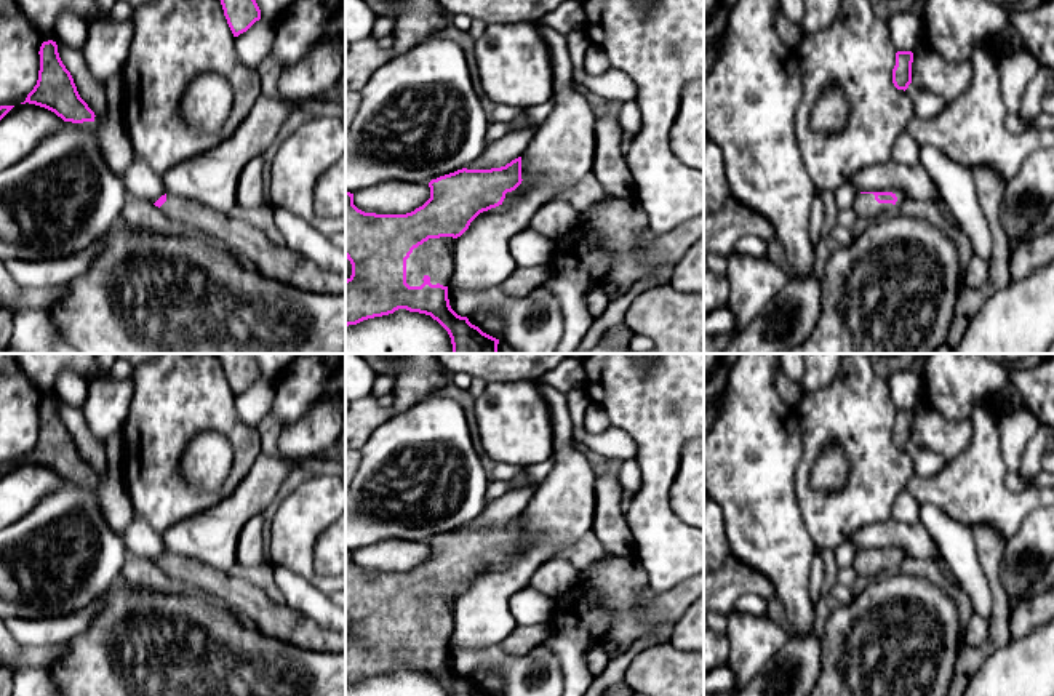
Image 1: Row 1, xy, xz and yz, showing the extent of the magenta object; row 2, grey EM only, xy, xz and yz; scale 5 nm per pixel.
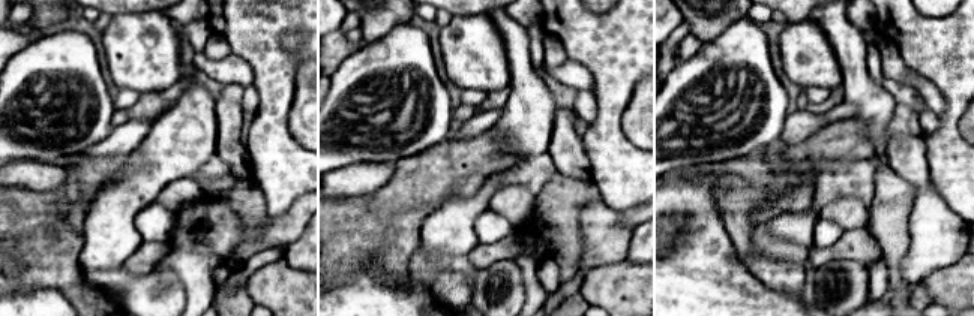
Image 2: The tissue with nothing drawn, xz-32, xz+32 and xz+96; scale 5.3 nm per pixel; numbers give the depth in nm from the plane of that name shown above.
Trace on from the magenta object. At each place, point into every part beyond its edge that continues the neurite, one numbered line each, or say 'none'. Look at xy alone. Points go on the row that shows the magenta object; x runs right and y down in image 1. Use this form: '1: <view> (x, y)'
1: xy (277, 263)

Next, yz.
1: yz (866, 207)

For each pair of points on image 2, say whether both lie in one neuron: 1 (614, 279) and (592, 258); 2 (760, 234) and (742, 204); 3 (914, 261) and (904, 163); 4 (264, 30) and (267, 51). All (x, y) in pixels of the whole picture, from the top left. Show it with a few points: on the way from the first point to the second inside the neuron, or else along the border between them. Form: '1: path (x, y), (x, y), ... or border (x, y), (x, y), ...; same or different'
1: border (626, 258), (596, 265), (586, 273); different
2: border (752, 229), (754, 241); different
3: path (925, 237), (923, 187); same
4: path (264, 35), (264, 47); same

